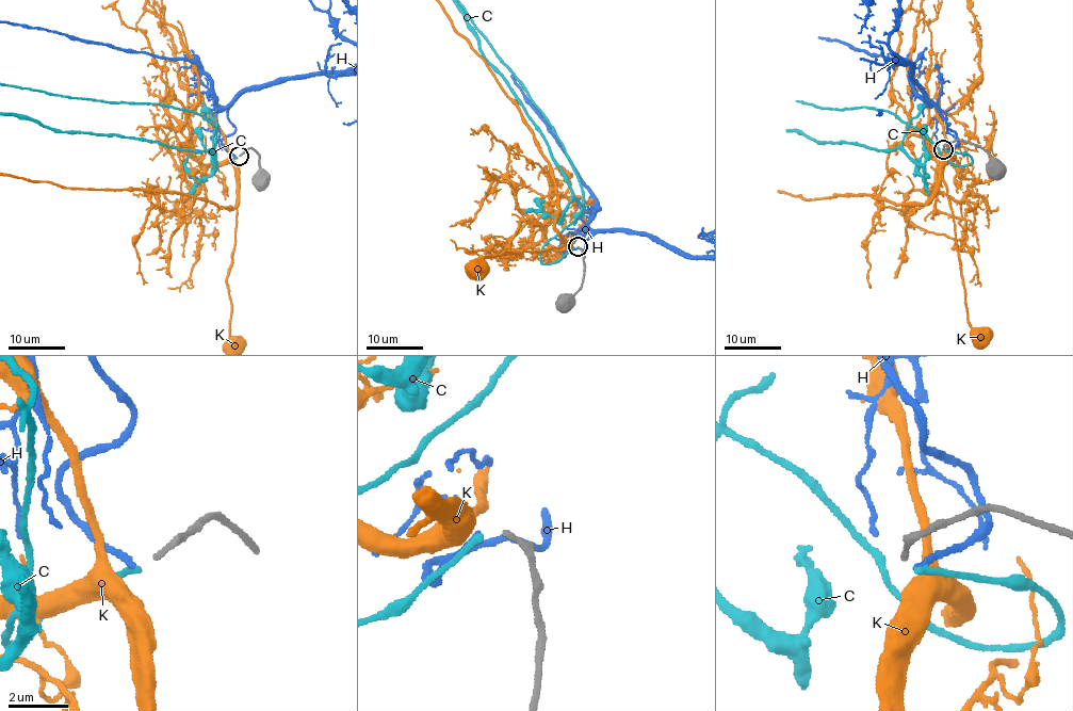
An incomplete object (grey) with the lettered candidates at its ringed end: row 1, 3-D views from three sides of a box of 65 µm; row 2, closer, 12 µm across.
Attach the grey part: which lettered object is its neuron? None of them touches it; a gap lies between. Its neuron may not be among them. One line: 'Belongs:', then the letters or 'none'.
Belongs: C

